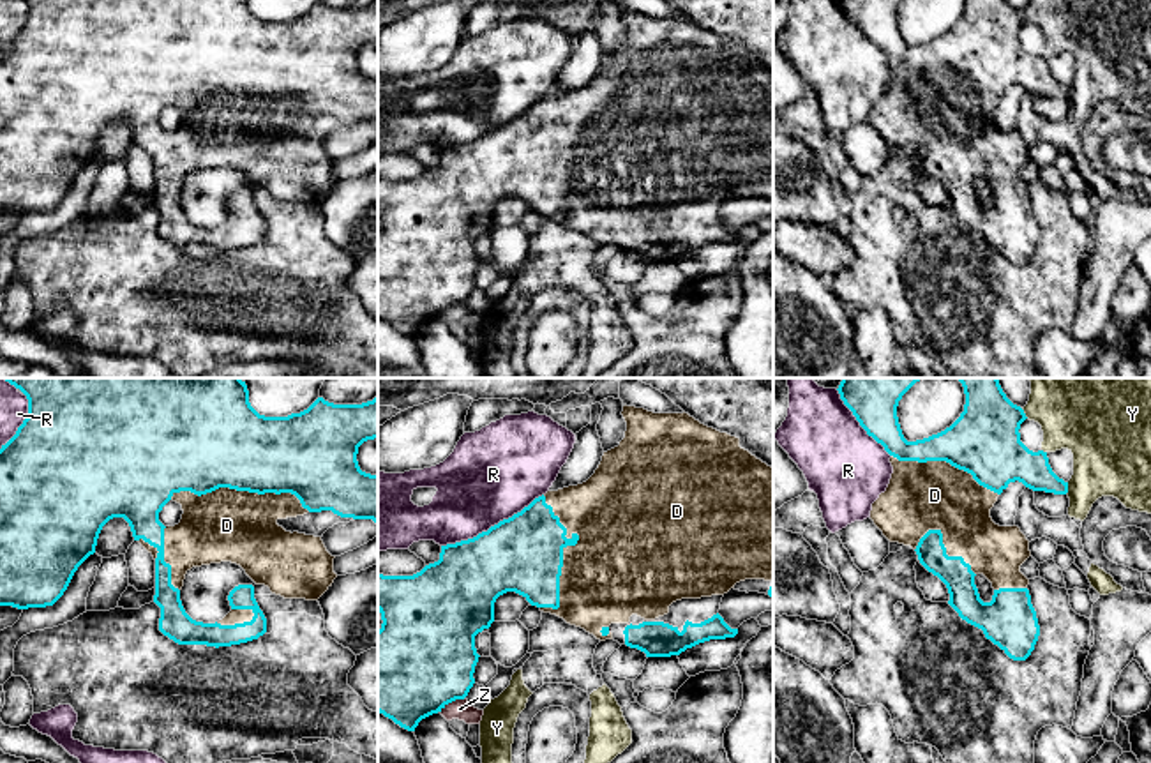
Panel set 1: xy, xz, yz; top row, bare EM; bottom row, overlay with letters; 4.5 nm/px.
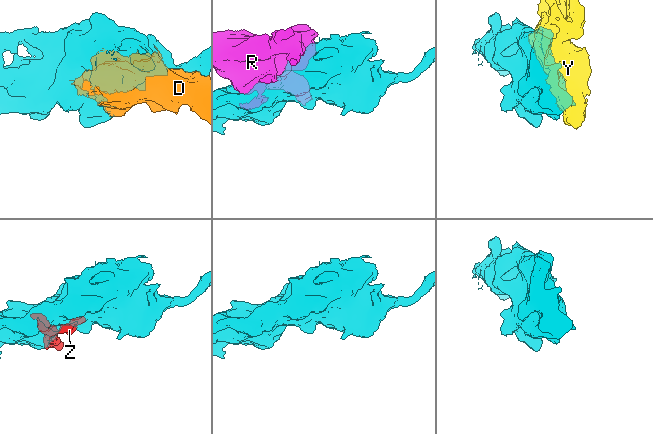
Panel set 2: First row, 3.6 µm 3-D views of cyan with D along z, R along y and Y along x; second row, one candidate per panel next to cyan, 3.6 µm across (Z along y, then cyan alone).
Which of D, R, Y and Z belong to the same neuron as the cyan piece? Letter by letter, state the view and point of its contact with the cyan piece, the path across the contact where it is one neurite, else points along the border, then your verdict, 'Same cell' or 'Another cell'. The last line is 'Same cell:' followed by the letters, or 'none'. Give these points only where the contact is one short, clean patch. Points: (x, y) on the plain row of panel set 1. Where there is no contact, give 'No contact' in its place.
D: Touches cyan at xz (569, 149). Same cell
R: Touches cyan at xz (491, 131). Another cell
Y: Touches cyan at yz (1067, 92). Another cell
Z: Touches cyan at xz (452, 304). Another cell
Same cell: D

